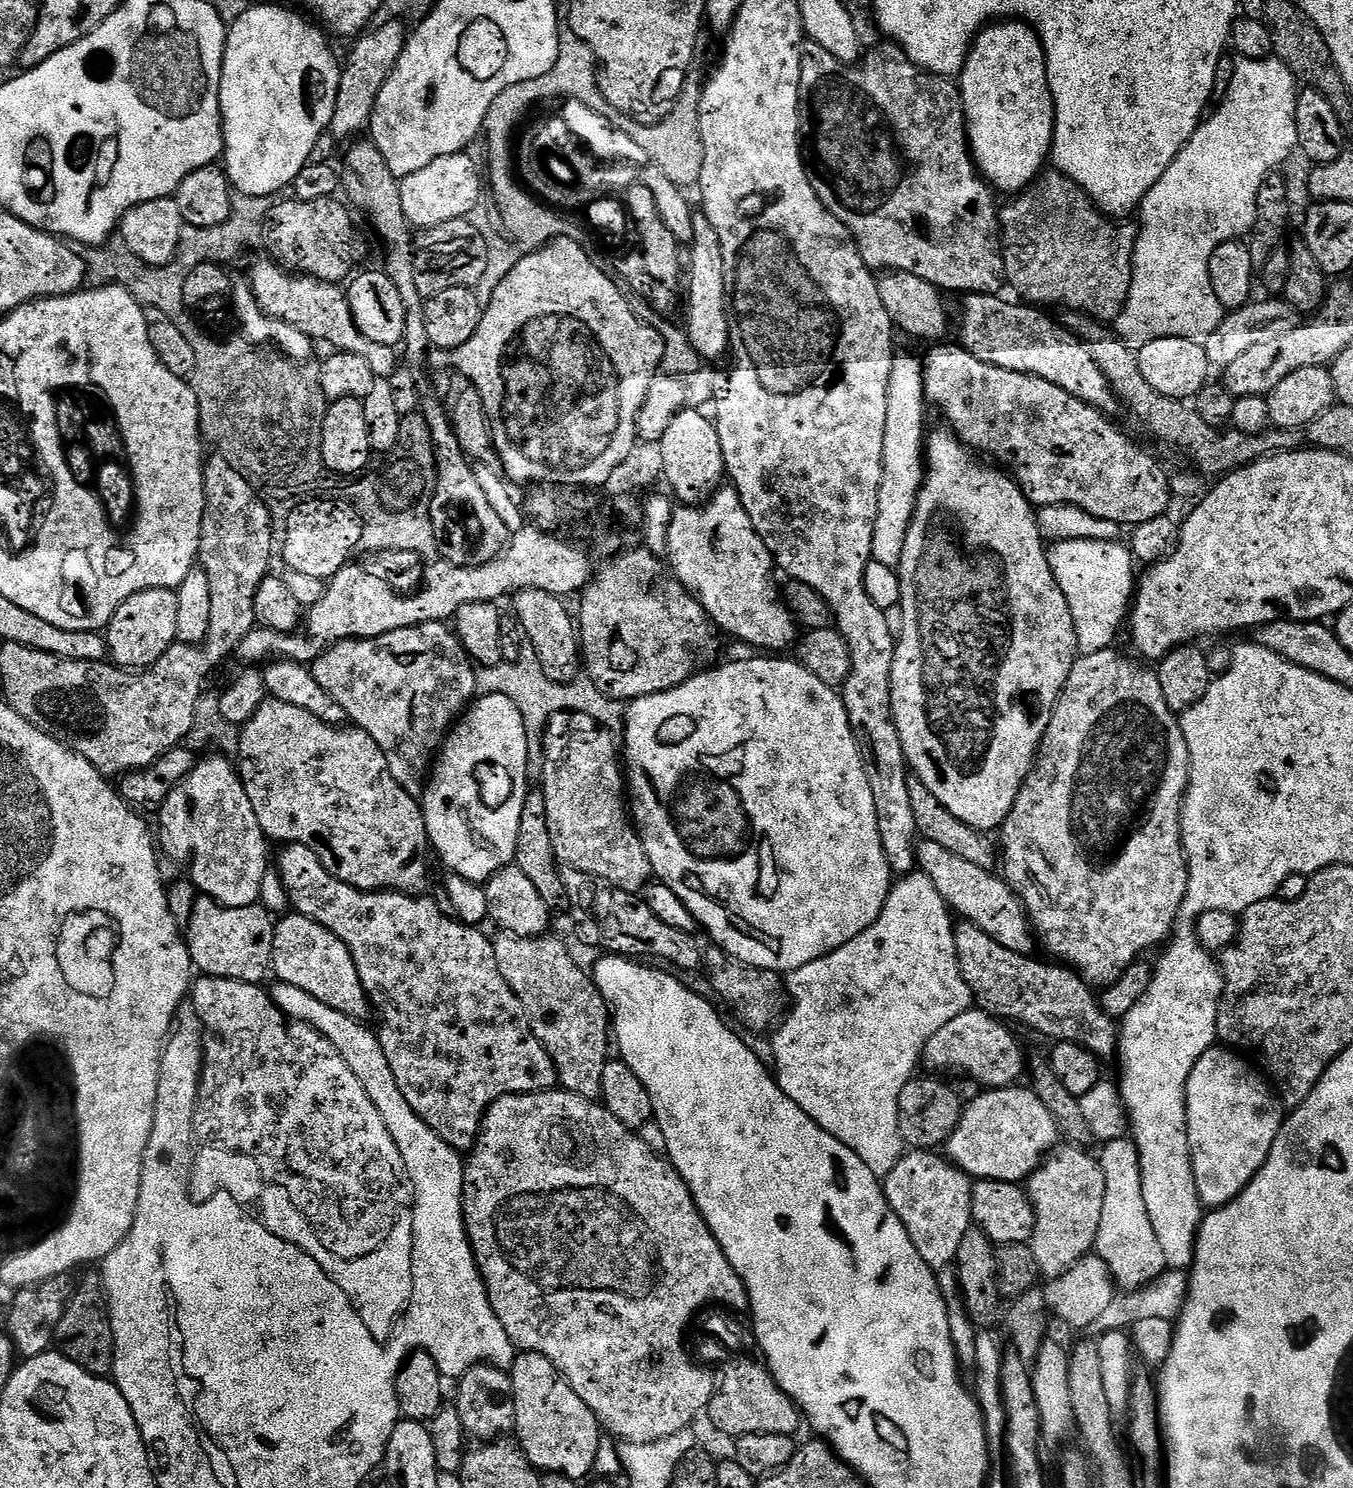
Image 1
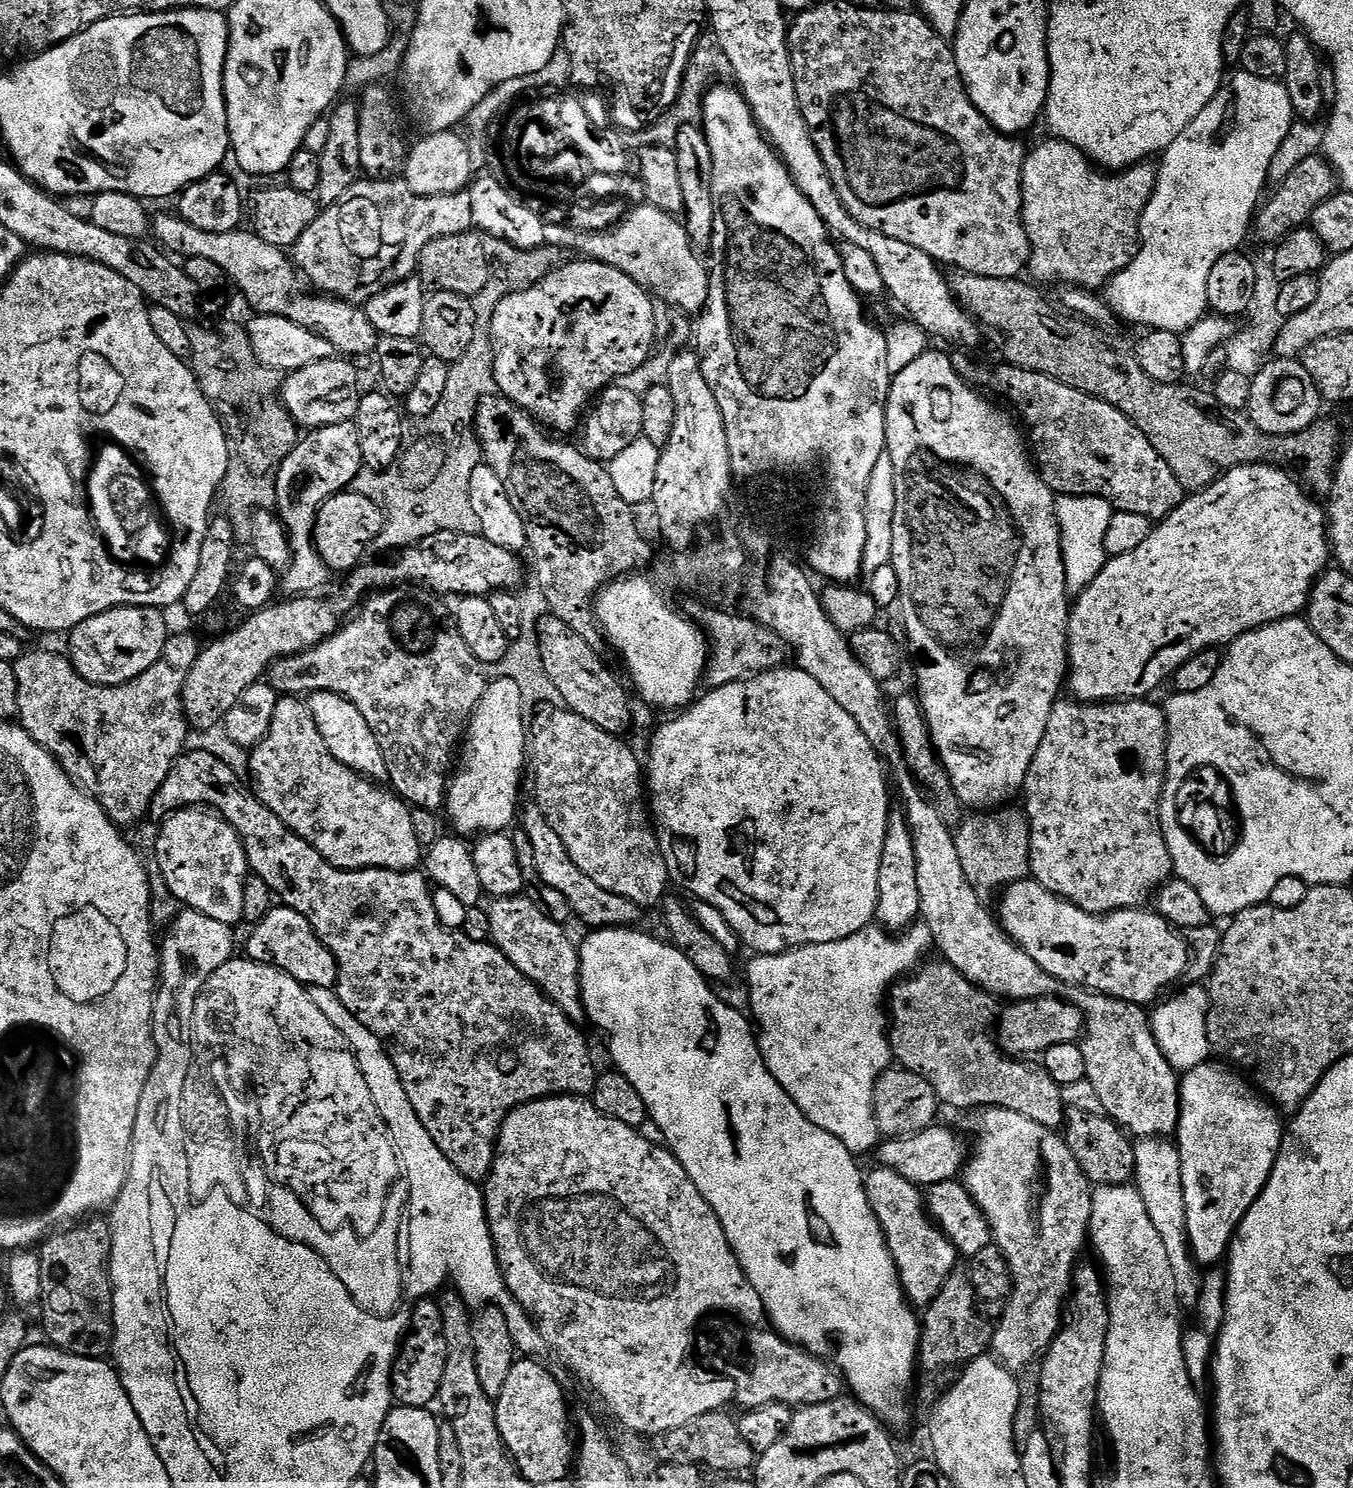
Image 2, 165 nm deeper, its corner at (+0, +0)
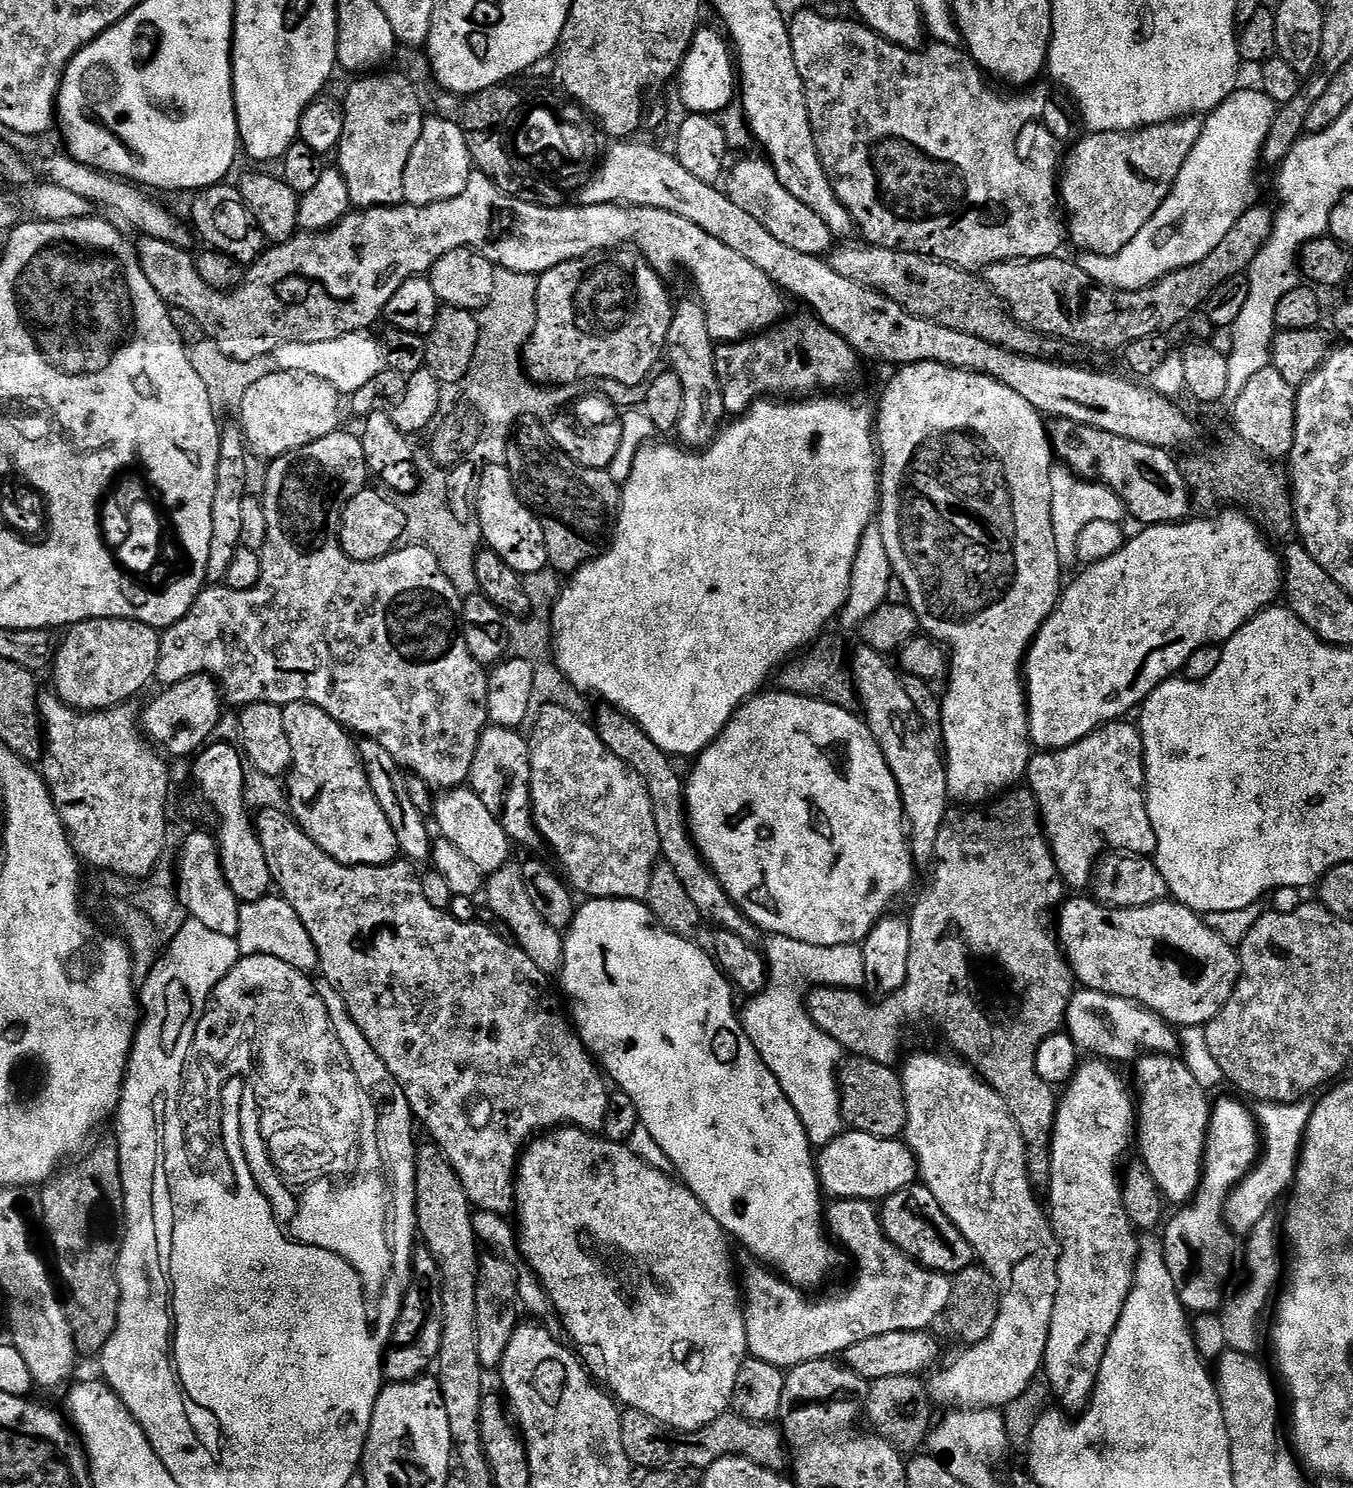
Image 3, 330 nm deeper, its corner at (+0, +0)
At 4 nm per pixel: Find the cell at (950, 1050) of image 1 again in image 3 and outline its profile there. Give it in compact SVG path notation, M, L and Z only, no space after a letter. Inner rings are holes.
M1081 987L1072 995L1068 1007L1066 1031L1081 1053L1091 1054L1109 1062L1133 1061L1141 1054L1161 1052L1170 1056L1181 1051L1177 1029L1156 1012L1135 1004L1121 996L1095 992L1093 988Z

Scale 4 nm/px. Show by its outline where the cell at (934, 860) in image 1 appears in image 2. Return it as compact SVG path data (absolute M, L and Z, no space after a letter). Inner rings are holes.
M1031 878L1003 889L1000 898L998 919L1004 933L1022 950L1026 950L1026 954L1030 954L1030 958L1046 970L1046 974L1058 978L1065 986L1086 988L1089 992L1100 992L1103 996L1113 996L1131 1004L1152 1006L1188 969L1190 953L1185 937L1155 911L1129 910L1095 916L1054 895L1046 890L1046 886Z

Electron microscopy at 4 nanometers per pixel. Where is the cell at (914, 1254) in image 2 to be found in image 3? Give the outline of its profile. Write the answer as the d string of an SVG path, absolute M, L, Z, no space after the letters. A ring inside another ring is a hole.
M833 1199L826 1208L826 1228L831 1239L841 1249L844 1247L856 1263L856 1277L853 1278L848 1292L836 1292L833 1296L822 1297L821 1300L811 1300L800 1293L803 1291L797 1285L791 1284L759 1262L746 1265L744 1272L742 1268L742 1303L746 1342L751 1359L770 1362L770 1366L785 1370L797 1368L802 1362L843 1354L850 1346L854 1346L854 1342L874 1338L878 1334L894 1334L894 1330L923 1332L931 1329L931 1324L947 1313L952 1289L951 1279L945 1273L924 1268L898 1246L893 1245L885 1234L884 1227L880 1225L880 1213L873 1201Z

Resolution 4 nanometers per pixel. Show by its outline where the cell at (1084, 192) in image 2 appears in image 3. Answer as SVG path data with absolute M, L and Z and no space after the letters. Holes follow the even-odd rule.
M1195 115L1186 116L1183 120L1171 120L1165 124L1155 124L1149 128L1139 128L1137 132L1088 132L1080 141L1077 139L1067 149L1066 159L1063 161L1062 171L1058 176L1058 200L1066 213L1067 239L1071 243L1073 240L1081 248L1079 250L1081 253L1097 252L1099 256L1113 256L1126 246L1130 246L1130 242L1137 236L1138 230L1142 230L1142 226L1146 226L1146 222L1150 218L1154 218L1158 206L1170 194L1170 190L1178 178L1178 170L1182 170L1182 162L1186 162L1186 158L1190 158L1190 150L1194 150L1194 142L1198 142L1198 134L1202 134L1203 125L1203 119L1199 115Z

